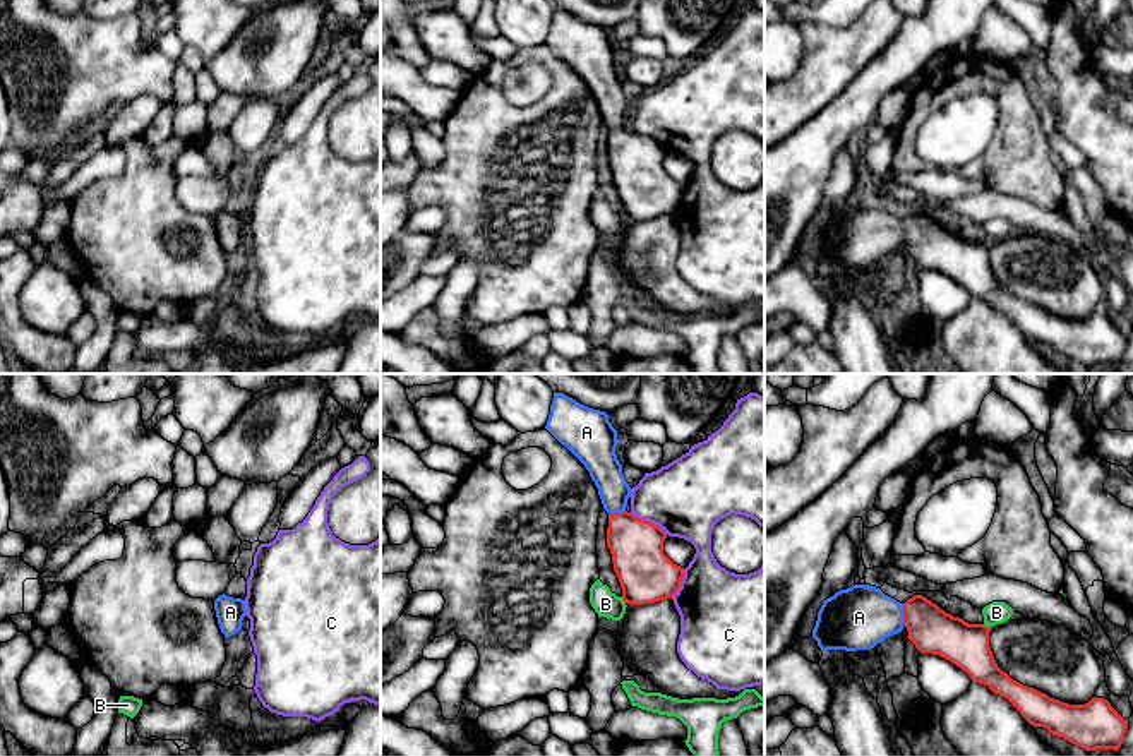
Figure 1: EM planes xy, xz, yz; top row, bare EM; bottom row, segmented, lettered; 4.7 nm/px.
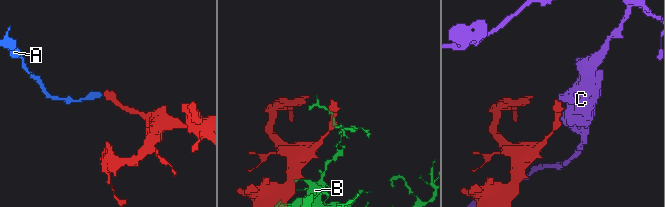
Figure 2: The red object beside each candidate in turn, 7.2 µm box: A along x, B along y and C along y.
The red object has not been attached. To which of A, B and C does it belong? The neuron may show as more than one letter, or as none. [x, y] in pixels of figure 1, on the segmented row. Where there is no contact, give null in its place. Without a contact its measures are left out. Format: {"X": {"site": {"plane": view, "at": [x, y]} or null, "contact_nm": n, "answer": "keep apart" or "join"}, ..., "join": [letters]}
{"A": {"site": {"plane": "yz", "at": [904, 614]}, "contact_nm": 110, "answer": "join"}, "B": {"site": {"plane": "yz", "at": [986, 626]}, "contact_nm": 40, "answer": "keep apart"}, "C": {"site": {"plane": "xz", "at": [648, 522]}, "contact_nm": 200, "answer": "keep apart"}, "join": ["A"]}

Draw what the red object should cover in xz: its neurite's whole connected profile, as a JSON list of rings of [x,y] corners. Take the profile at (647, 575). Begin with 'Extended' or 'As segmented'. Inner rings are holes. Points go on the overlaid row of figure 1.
Extended. [[[554,393],[545,429],[584,465],[598,489],[608,513],[607,547],[622,600],[644,605],[674,598],[684,567],[663,554],[667,533],[660,526],[626,511],[632,489],[615,454],[619,439],[608,415]]]

